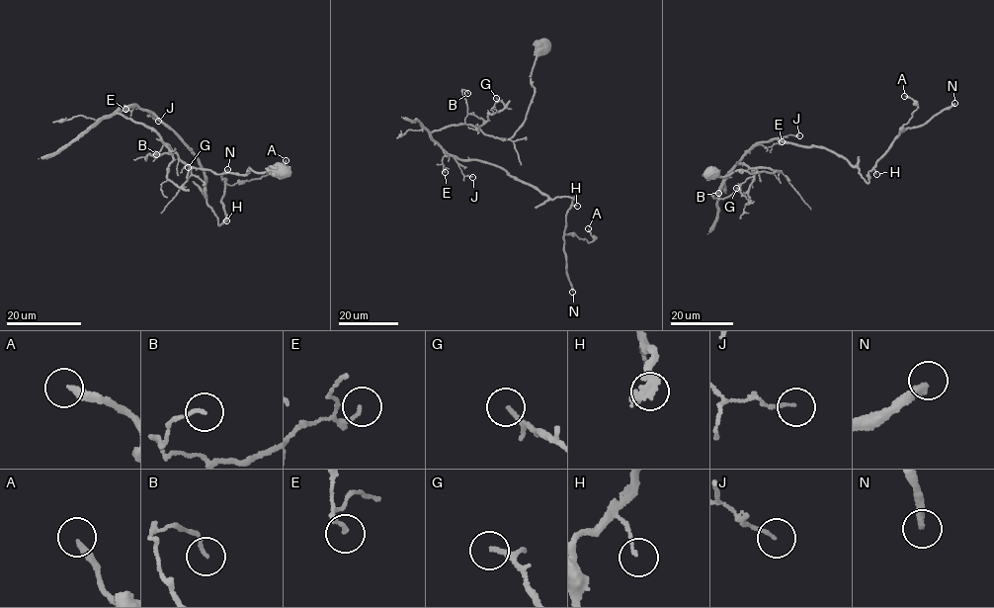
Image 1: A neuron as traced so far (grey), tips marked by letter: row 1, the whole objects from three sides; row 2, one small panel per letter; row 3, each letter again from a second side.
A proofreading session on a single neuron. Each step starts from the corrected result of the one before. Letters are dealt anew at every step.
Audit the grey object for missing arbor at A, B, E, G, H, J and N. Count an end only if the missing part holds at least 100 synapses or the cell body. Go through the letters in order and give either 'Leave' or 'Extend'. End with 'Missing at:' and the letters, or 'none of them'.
A: Leave
B: Leave
E: Leave
G: Leave
H: Leave
J: Leave
N: Extend
Missing at: N

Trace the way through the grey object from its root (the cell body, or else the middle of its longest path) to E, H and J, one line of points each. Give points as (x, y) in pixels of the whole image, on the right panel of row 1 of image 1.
E: (710, 173), (725, 177), (742, 169), (753, 174), (781, 171), (737, 163), (756, 145), (768, 147), (782, 141)
H: (710, 173), (781, 171), (737, 163), (777, 137), (830, 150), (868, 183), (869, 171), (876, 174)
J: (710, 173), (725, 177), (742, 169), (753, 174), (781, 171), (737, 163), (761, 142), (790, 134), (799, 135)

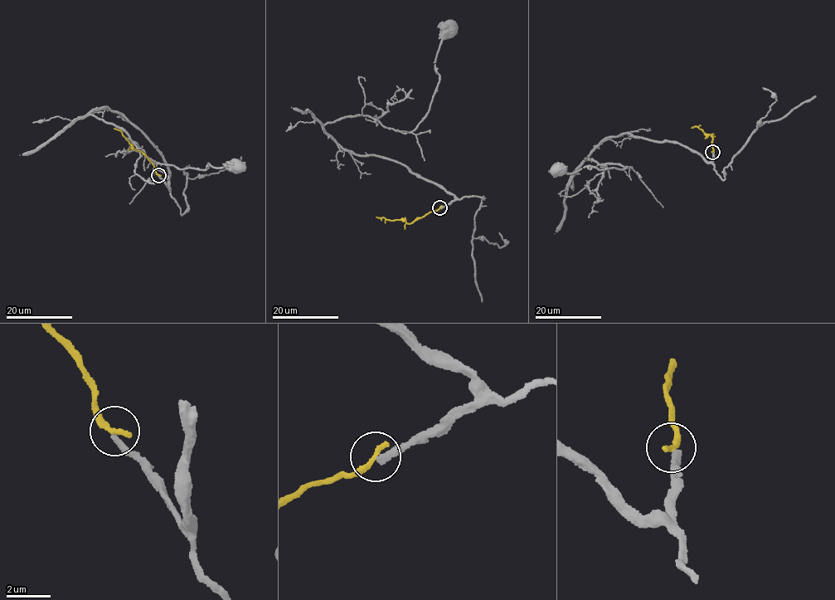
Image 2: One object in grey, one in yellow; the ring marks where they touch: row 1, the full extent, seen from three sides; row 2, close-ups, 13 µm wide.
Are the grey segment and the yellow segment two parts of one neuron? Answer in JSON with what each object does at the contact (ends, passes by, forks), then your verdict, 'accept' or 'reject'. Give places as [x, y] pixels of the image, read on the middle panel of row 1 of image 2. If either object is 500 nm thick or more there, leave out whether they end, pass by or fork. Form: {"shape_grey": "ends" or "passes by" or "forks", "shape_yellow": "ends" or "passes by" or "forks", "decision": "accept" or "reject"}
{"shape_grey": "ends", "shape_yellow": "ends", "decision": "reject"}

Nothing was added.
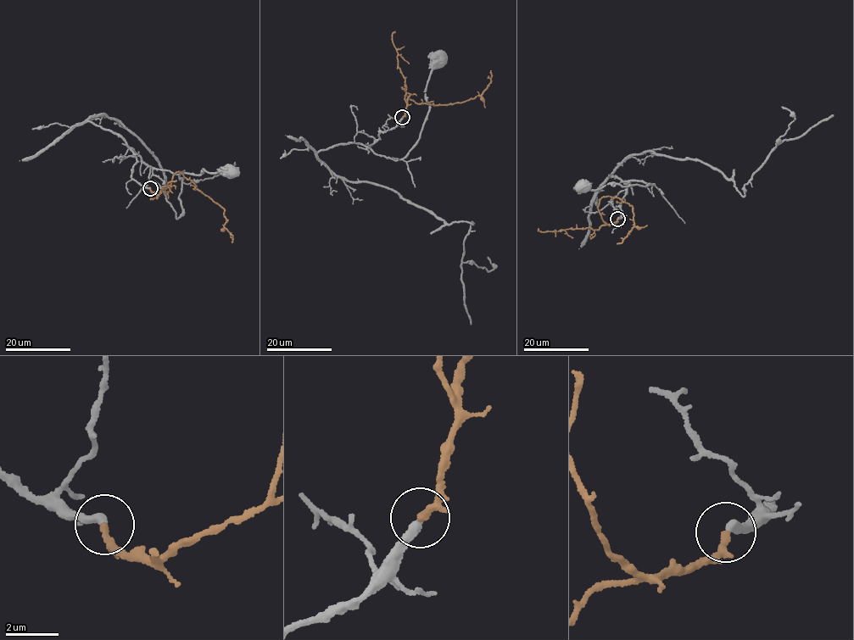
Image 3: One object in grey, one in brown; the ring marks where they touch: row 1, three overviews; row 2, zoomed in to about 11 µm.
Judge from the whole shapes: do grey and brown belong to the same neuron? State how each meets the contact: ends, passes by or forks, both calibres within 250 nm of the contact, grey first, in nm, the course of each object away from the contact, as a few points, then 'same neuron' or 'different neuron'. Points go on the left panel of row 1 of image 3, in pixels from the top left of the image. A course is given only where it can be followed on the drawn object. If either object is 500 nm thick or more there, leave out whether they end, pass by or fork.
grey ends | brown ends | 320/280 nm | grey via (150, 188), (132, 177), (136, 156), (131, 149), (151, 166), (177, 175), (199, 175), (203, 169), (231, 171) | brown via (150, 189), (157, 193), (170, 186), (177, 172), (183, 174), (224, 209), (224, 225), (232, 242) | same neuron

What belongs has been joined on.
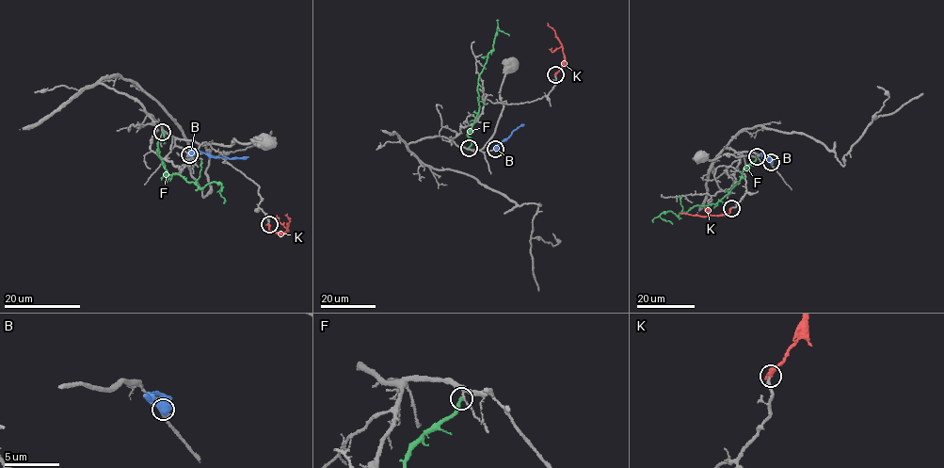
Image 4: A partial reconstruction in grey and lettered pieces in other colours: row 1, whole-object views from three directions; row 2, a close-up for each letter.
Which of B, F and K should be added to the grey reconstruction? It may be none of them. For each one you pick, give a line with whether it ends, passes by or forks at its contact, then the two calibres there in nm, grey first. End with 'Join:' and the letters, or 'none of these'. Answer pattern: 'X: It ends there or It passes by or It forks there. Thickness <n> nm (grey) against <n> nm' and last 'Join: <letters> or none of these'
K: It ends there. Thickness 190 nm (grey) against 320 nm
Join: K

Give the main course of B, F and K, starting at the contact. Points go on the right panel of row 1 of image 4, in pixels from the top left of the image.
B: (770, 162), (768, 157), (763, 157), (761, 151)
F: (757, 156), (716, 203), (694, 205), (678, 216), (669, 211), (661, 214), (672, 223)
K: (731, 208), (729, 213), (700, 217), (679, 213)

